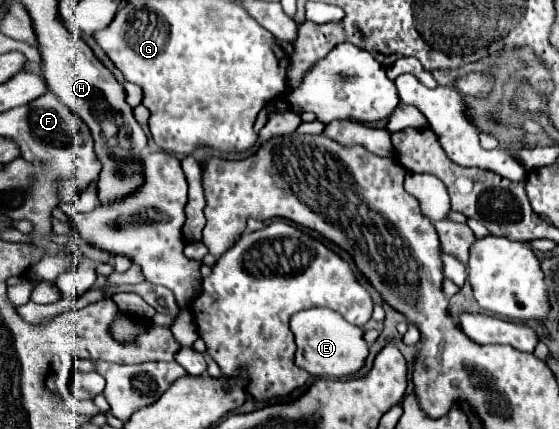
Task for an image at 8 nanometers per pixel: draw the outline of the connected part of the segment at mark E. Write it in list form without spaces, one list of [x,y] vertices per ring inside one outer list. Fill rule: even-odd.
[[[307,309],[291,317],[291,331],[295,333],[295,365],[317,377],[345,377],[359,371],[369,355],[369,345],[363,339],[363,331],[347,323],[331,309]]]

